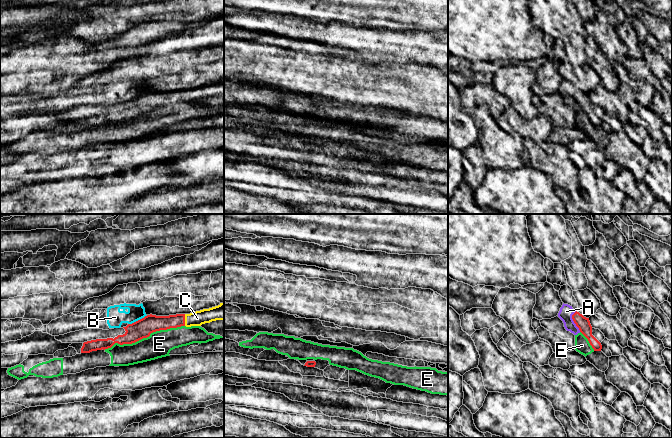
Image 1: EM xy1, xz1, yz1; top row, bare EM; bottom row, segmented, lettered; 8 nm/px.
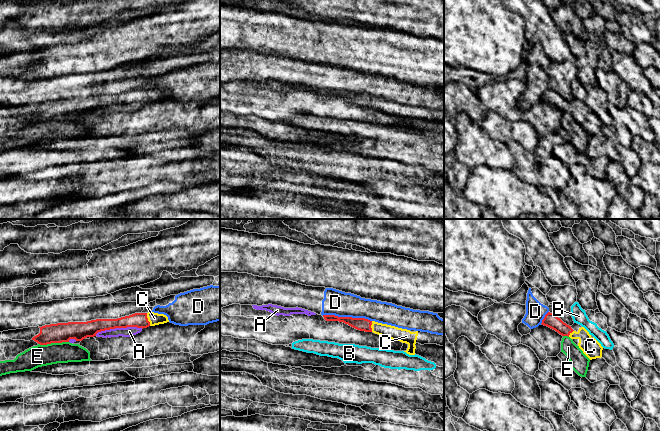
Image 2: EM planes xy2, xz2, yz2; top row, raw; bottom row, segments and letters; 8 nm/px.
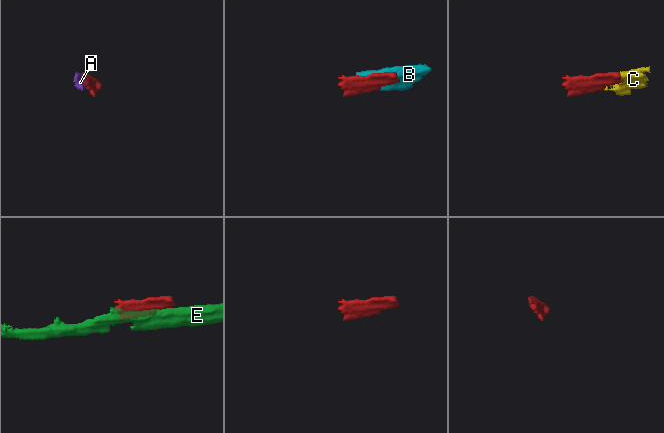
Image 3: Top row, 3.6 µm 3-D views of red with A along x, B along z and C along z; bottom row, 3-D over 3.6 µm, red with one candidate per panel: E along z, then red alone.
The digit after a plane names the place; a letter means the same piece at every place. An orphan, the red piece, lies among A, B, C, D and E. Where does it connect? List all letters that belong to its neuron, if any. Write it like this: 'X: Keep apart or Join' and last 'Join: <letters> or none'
A: Join
B: Keep apart
C: Join
D: Keep apart
E: Keep apart
Join: A, C

